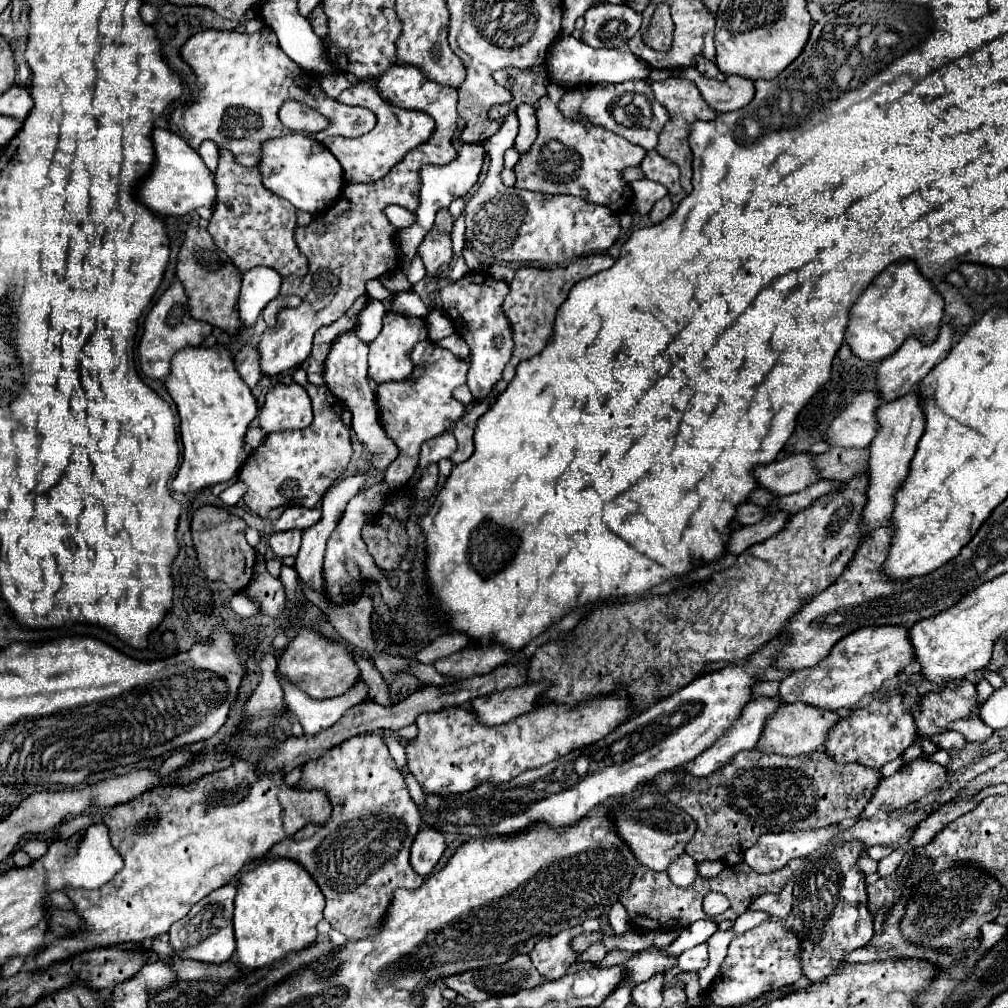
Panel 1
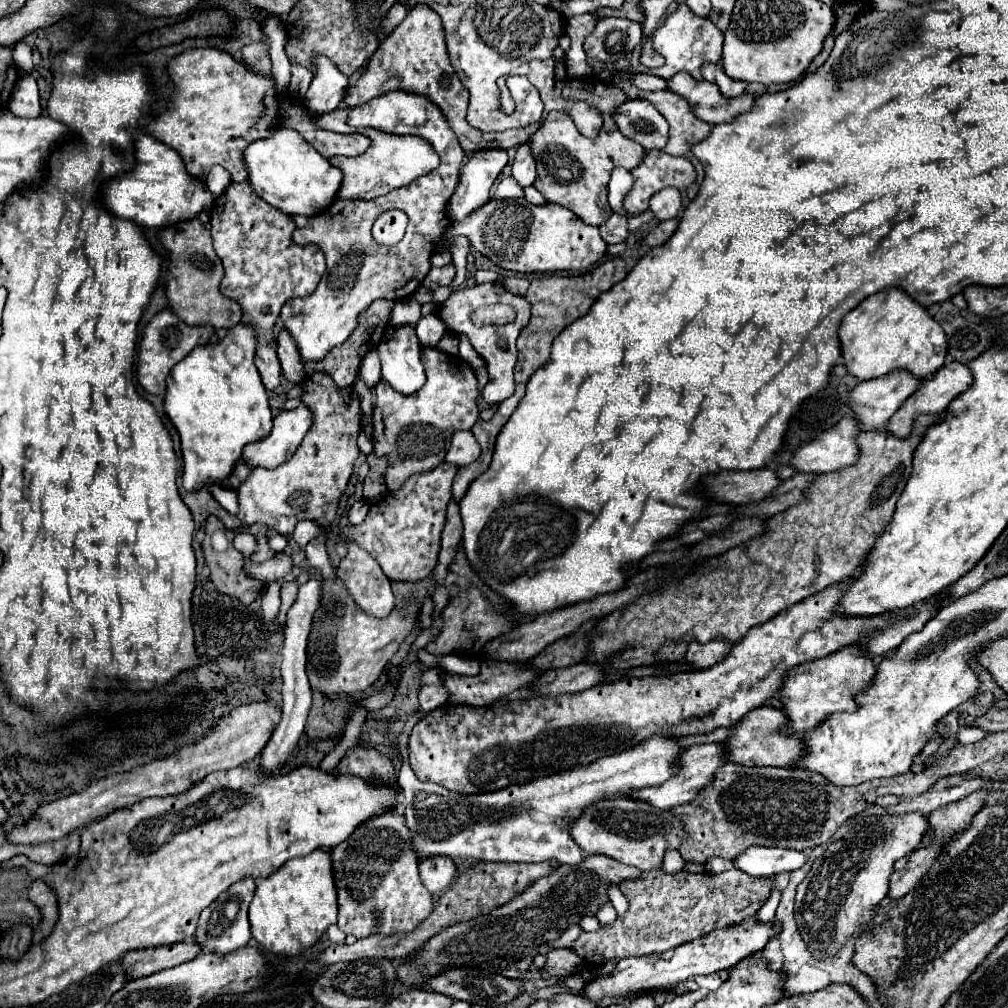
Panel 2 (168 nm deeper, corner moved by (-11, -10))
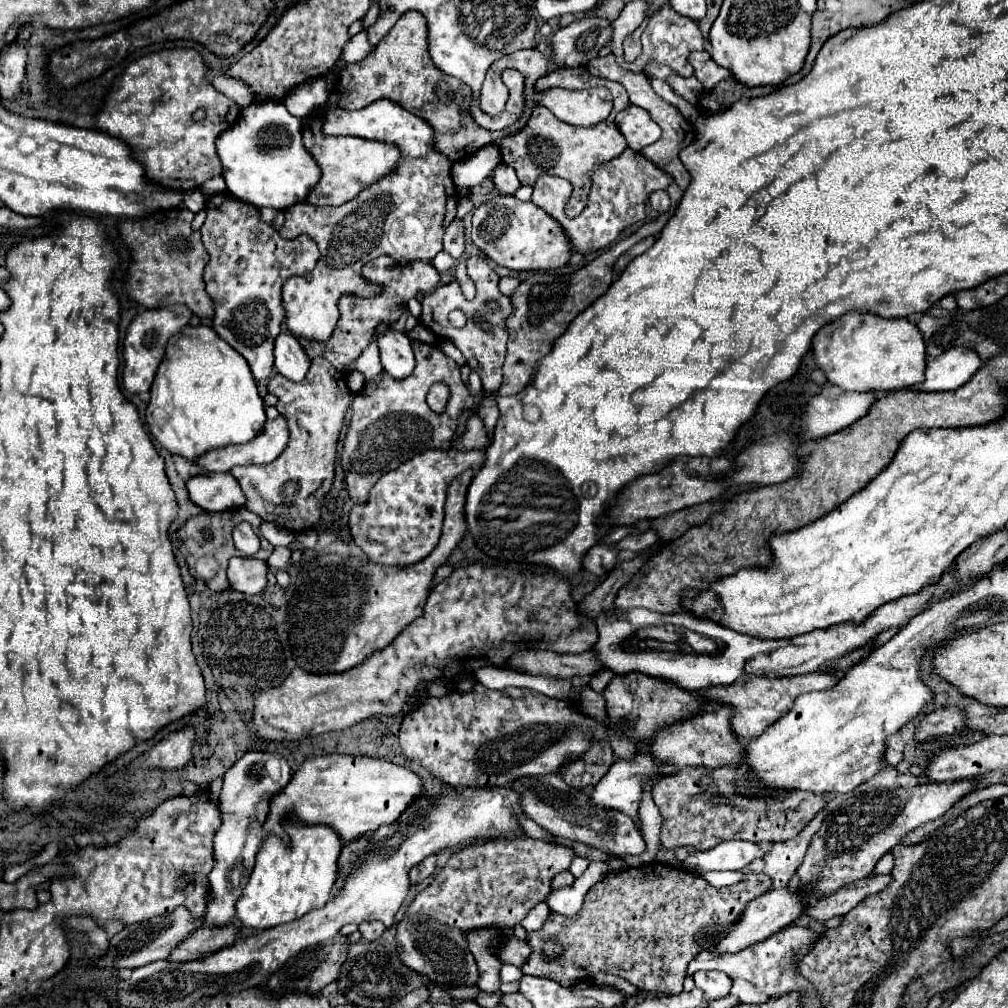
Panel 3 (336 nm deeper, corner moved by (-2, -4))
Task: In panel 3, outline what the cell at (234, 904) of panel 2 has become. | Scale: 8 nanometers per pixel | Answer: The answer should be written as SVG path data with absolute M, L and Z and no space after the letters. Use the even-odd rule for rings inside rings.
M249 750L239 758L223 778L223 814L227 814L227 822L215 834L215 870L209 874L211 882L211 898L207 902L205 926L225 926L235 916L235 902L241 898L243 888L251 876L255 866L255 854L261 848L263 840L259 838L259 822L267 816L267 802L273 794L277 794L289 780L291 768L281 758L275 758L277 766L273 766L273 754L257 754L257 750ZM283 764L285 770L279 770Z

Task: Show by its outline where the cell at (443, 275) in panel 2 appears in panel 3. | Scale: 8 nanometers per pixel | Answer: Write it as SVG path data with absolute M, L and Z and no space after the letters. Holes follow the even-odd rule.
M379 256L379 258L371 260L371 262L367 262L363 266L363 276L367 280L371 280L371 282L383 284L385 286L383 294L379 294L379 296L375 296L371 300L357 298L357 296L343 296L339 300L341 318L337 322L337 328L335 328L335 334L331 336L331 340L325 342L325 344L301 340L301 346L303 346L303 350L305 350L305 354L309 358L323 356L339 372L345 372L349 368L349 364L355 362L361 356L361 352L369 346L371 336L373 336L373 332L375 332L375 328L377 328L379 322L387 322L387 324L395 322L401 316L401 304L403 302L407 302L409 298L413 298L417 292L429 292L439 282L439 272L435 270L435 266L431 262L397 264L397 262L393 262L391 256Z

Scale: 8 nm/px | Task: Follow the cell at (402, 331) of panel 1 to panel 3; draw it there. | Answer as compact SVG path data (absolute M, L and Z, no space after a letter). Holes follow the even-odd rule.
M393 328L385 330L379 336L379 352L381 352L383 370L395 380L407 378L415 368L411 340L403 332L397 332Z

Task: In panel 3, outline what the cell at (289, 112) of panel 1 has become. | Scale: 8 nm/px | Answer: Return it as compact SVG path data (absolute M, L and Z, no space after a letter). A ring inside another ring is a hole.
M315 112L307 118L305 128L303 128L303 144L315 158L315 162L321 168L321 182L313 188L313 192L307 196L309 204L317 206L341 206L355 196L359 196L361 190L367 186L379 182L387 174L391 174L399 162L401 162L401 152L397 146L379 142L379 140L367 140L359 136L327 136L319 128L321 116Z

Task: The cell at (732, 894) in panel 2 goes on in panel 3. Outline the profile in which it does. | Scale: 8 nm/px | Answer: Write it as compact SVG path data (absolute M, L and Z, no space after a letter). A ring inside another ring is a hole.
M663 862L627 868L619 874L609 872L587 892L577 916L565 918L553 912L541 930L529 932L533 954L521 970L529 976L551 978L563 986L571 986L575 980L589 980L597 972L607 972L629 980L639 990L677 994L683 990L687 964L697 954L695 934L703 926L735 922L735 914L769 888L771 878L753 872L747 872L739 884L715 888L697 874ZM549 938L555 938L563 948L555 960L541 958L543 944ZM651 954L667 954L667 958L651 958Z

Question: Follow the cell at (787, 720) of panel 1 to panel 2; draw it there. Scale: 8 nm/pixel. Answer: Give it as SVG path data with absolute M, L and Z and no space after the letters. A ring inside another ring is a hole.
M760 706L748 712L730 732L730 736L724 740L728 744L728 762L738 762L738 764L748 764L748 766L780 766L786 768L790 766L802 752L802 740L792 738L780 732L780 728L786 724L786 718L782 710L770 708L770 706Z

